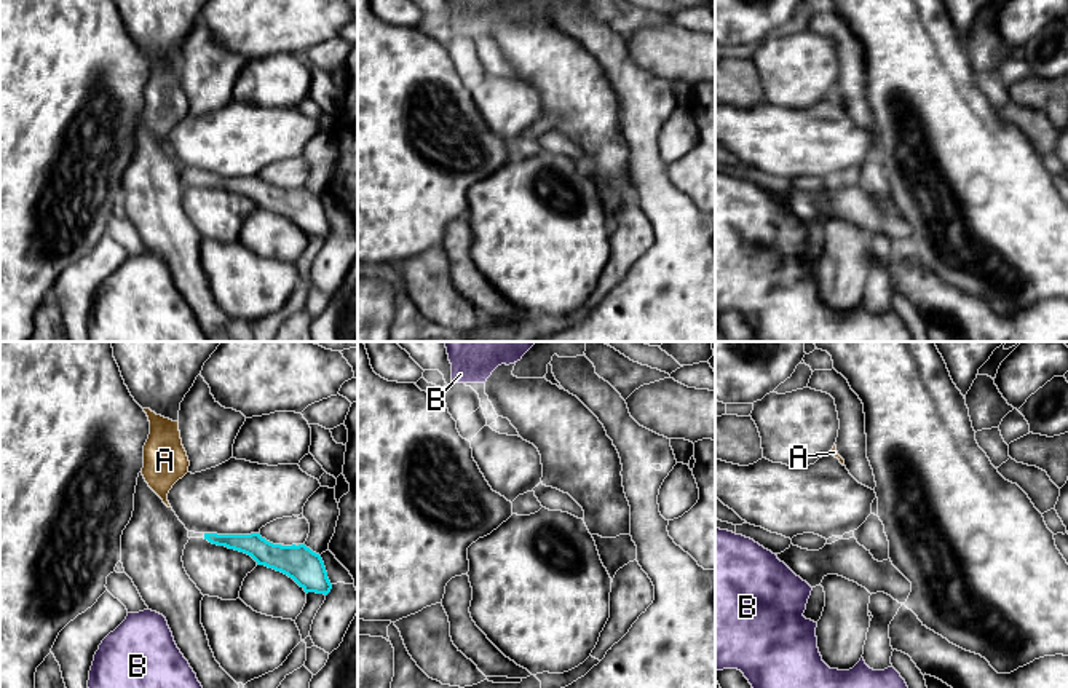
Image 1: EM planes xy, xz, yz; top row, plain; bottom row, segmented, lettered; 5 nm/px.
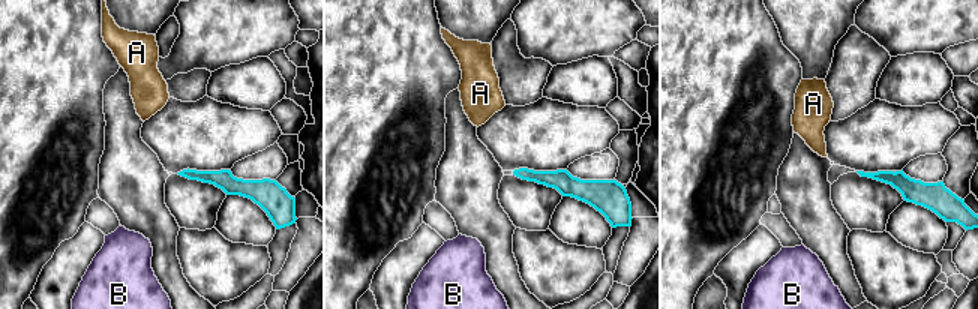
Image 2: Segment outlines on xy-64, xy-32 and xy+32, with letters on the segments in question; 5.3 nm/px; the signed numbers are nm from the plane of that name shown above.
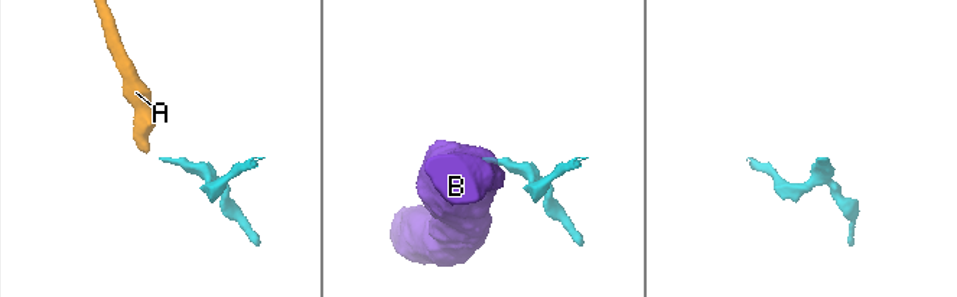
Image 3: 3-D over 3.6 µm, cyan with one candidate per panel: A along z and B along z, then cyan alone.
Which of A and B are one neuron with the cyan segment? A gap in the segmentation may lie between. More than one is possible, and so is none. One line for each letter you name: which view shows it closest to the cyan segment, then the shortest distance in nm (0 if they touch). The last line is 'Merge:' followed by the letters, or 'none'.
A: nearest in xy; 220 nm apart
Merge: A

